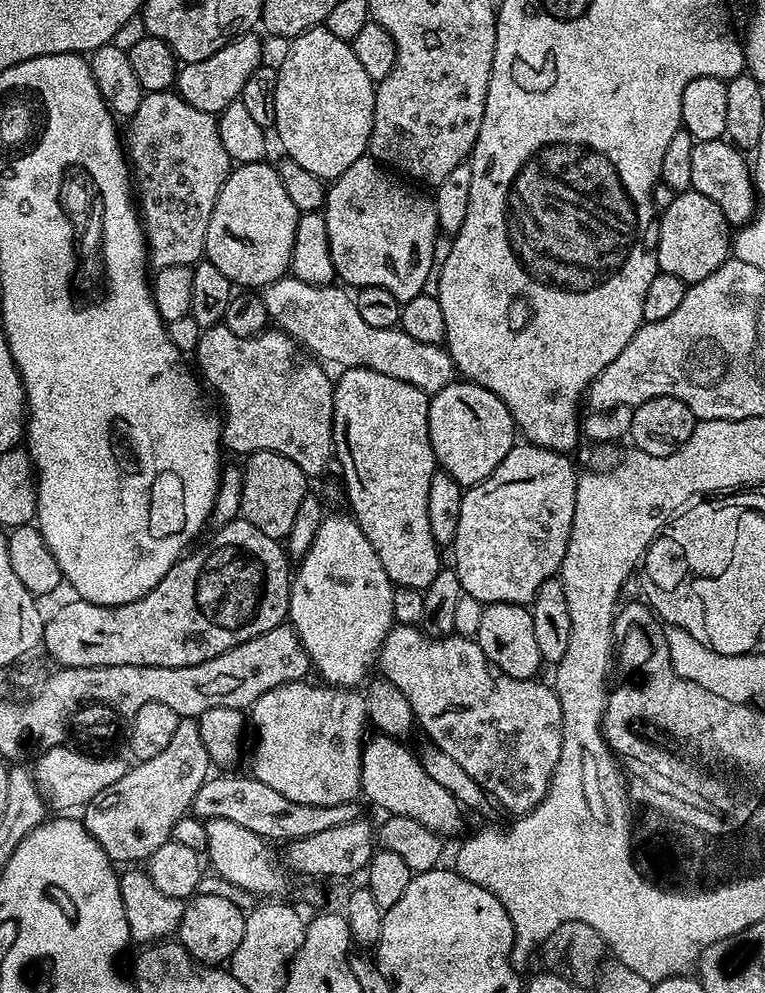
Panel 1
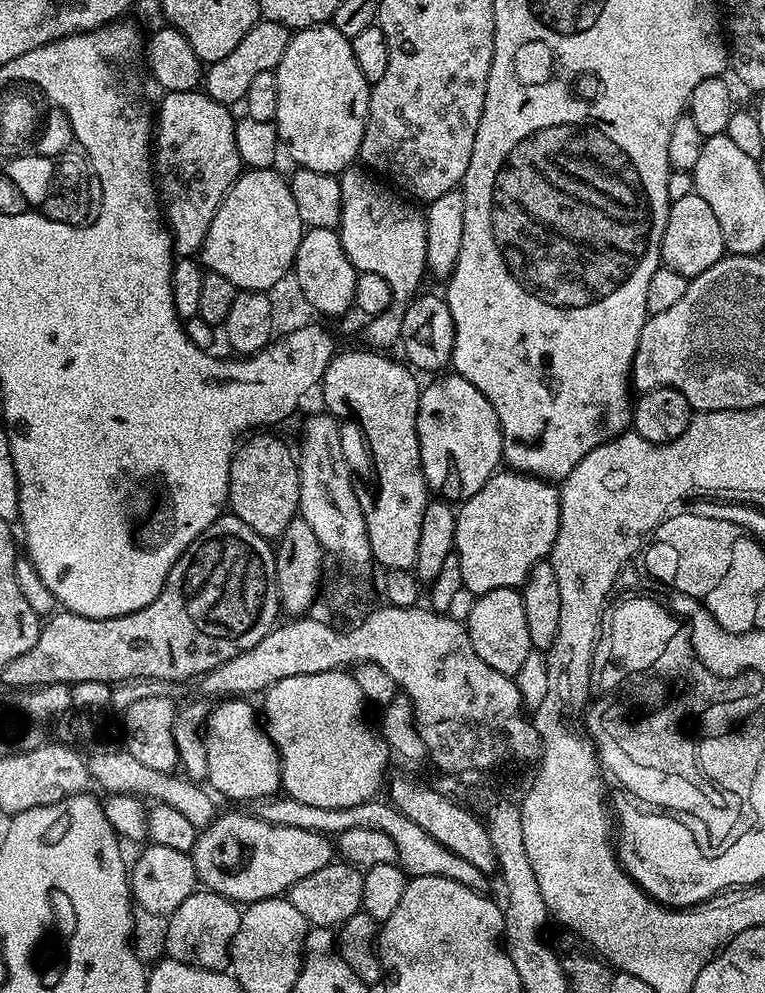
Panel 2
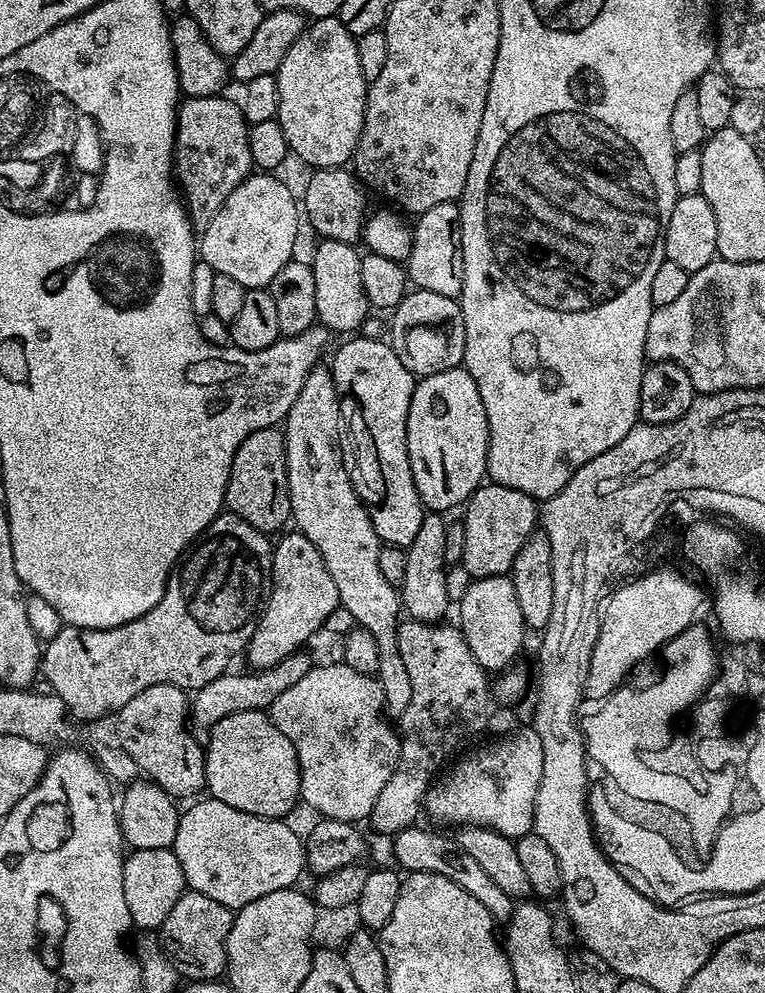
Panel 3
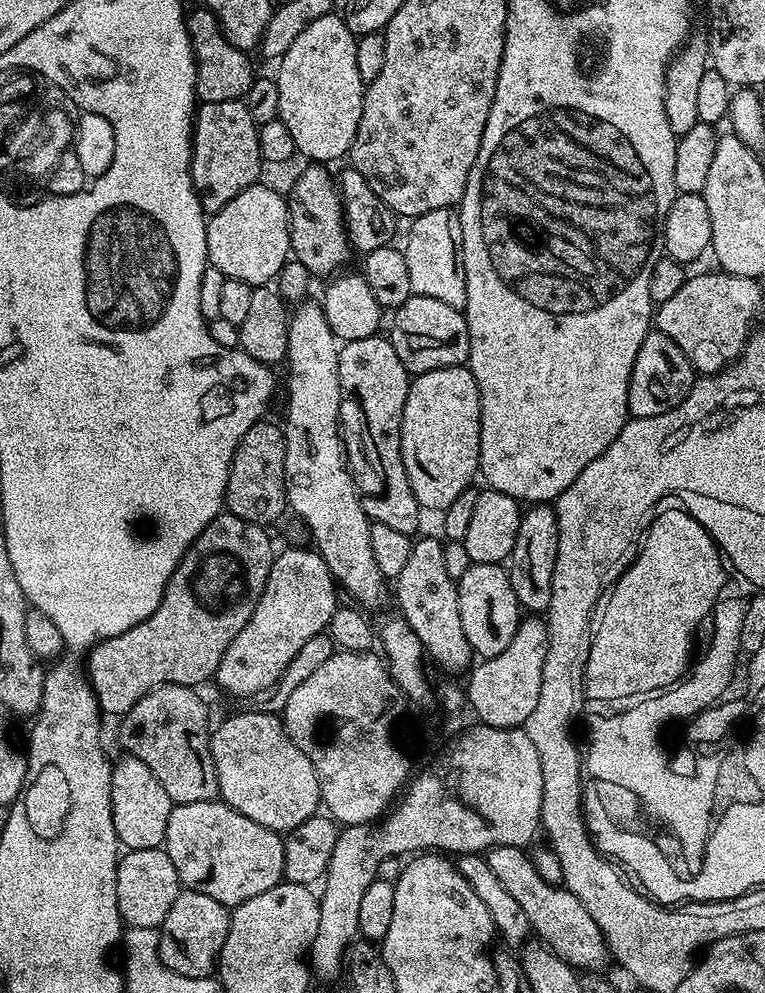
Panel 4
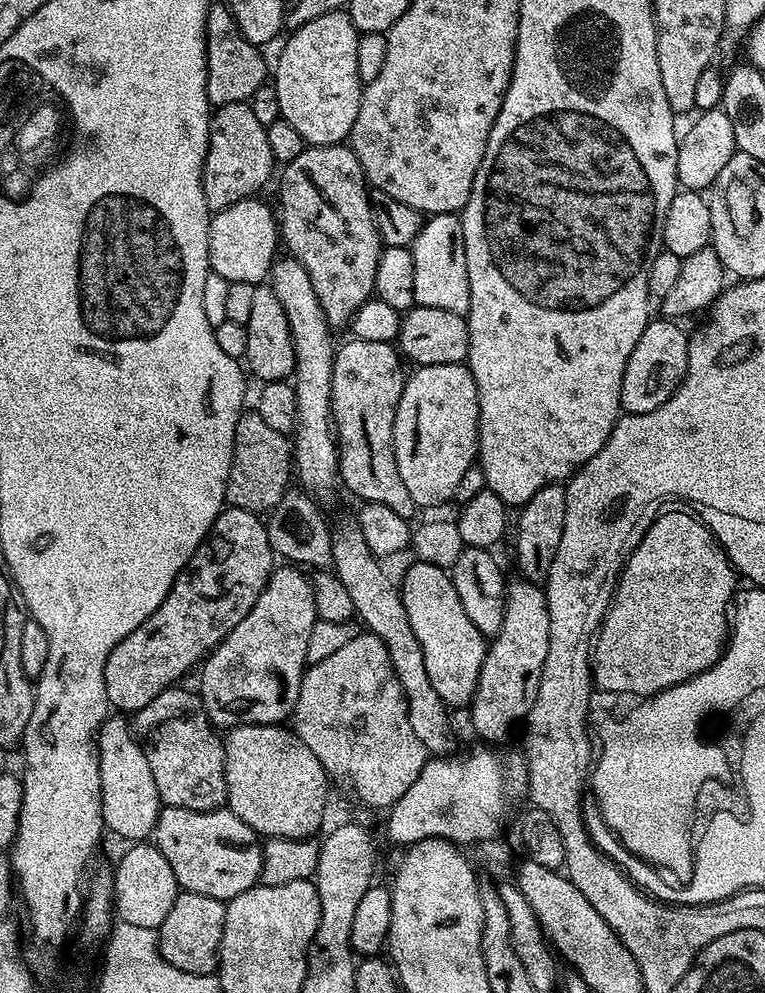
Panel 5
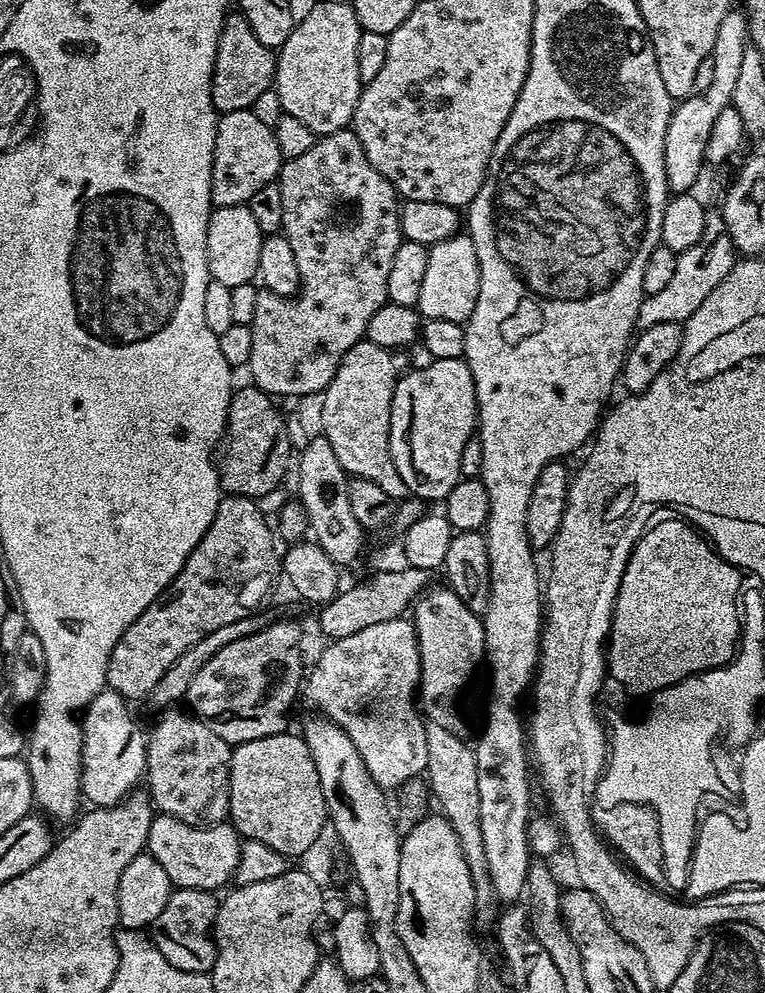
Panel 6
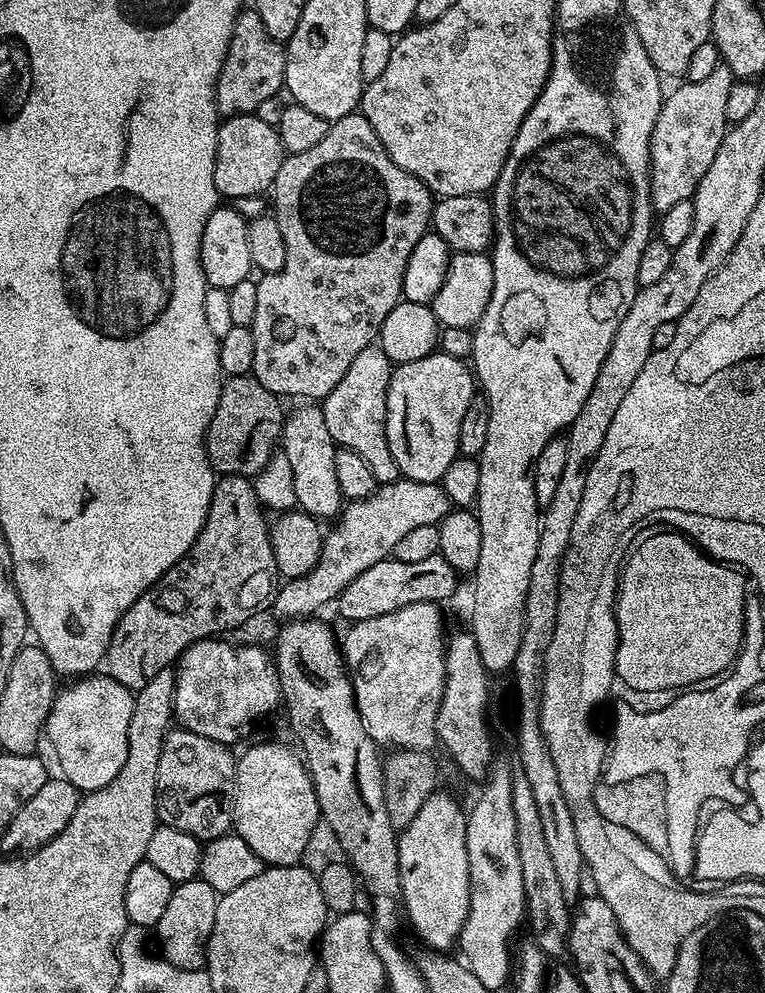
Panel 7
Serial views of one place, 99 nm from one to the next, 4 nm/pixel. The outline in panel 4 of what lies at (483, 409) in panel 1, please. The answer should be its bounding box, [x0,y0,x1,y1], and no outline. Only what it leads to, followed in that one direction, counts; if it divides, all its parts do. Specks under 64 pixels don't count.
[400,367,480,510]

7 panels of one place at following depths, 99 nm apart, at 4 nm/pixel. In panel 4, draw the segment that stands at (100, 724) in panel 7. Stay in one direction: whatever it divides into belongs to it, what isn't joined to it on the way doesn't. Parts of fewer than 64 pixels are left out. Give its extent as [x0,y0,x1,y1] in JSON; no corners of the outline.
[112,754,174,850]

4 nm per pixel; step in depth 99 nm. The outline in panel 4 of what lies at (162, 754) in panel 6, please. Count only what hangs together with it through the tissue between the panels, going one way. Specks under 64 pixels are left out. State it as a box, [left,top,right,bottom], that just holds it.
[120,684,220,805]

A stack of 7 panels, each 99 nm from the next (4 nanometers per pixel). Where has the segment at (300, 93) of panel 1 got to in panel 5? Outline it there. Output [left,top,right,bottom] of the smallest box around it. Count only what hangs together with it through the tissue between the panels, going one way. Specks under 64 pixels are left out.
[274,10,361,145]

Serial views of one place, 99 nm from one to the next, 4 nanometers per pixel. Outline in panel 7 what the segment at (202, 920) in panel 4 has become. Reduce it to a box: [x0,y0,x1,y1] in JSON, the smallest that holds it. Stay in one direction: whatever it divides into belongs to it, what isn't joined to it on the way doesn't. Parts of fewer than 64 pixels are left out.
[154,878,218,971]

